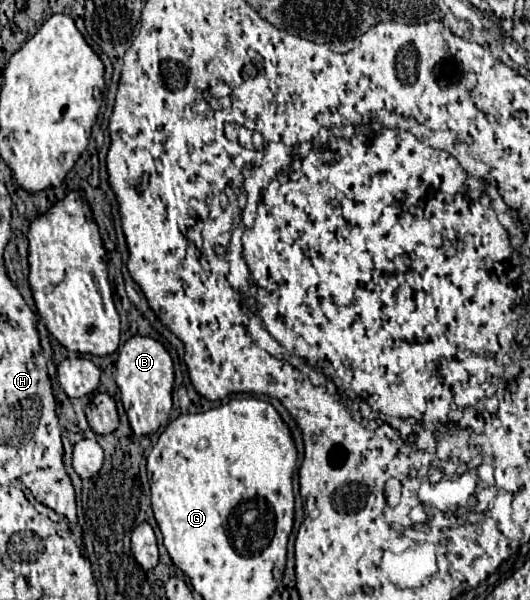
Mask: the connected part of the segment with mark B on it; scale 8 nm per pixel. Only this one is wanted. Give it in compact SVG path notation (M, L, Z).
M133 336L119 348L119 358L115 364L117 386L121 390L121 400L127 410L131 428L137 436L153 434L169 420L171 412L171 392L173 392L173 358L159 340L147 336Z

